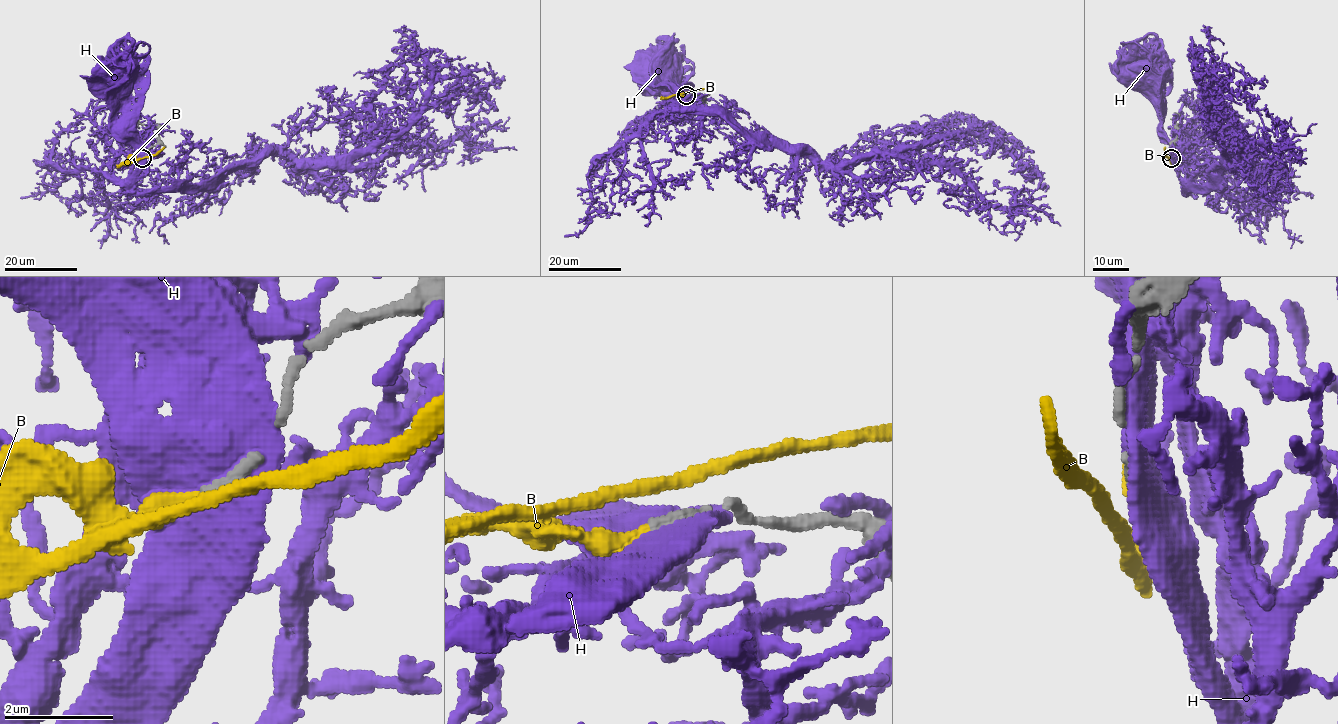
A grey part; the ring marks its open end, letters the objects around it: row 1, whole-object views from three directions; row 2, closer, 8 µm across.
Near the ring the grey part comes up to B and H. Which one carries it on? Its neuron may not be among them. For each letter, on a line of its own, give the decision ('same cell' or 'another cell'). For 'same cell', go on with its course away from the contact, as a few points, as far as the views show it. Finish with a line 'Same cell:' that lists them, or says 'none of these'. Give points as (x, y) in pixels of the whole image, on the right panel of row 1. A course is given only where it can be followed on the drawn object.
B: same cell
H: another cell
Same cell: B

